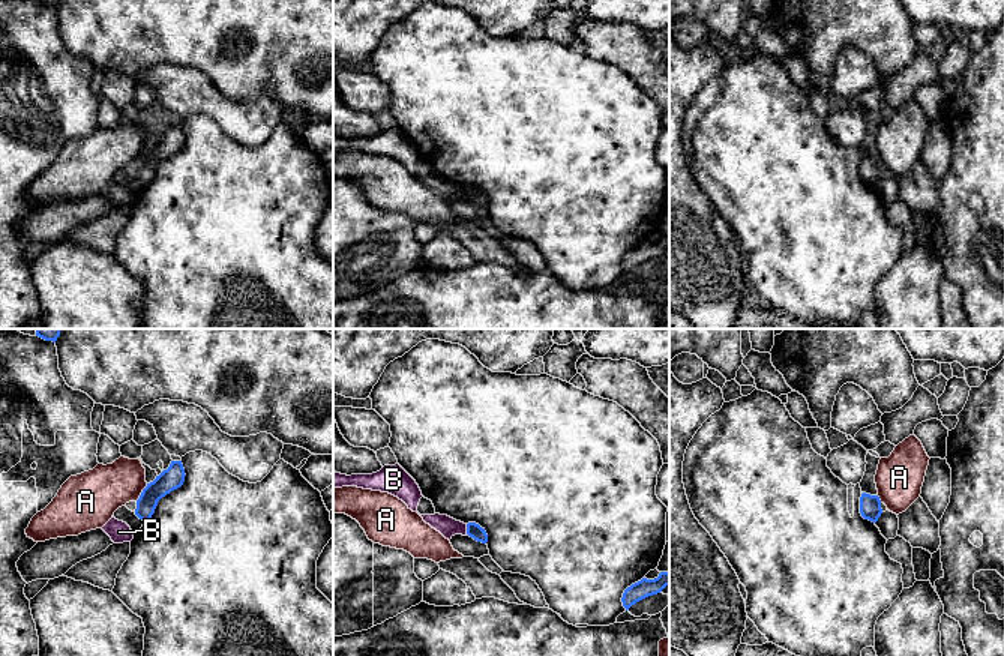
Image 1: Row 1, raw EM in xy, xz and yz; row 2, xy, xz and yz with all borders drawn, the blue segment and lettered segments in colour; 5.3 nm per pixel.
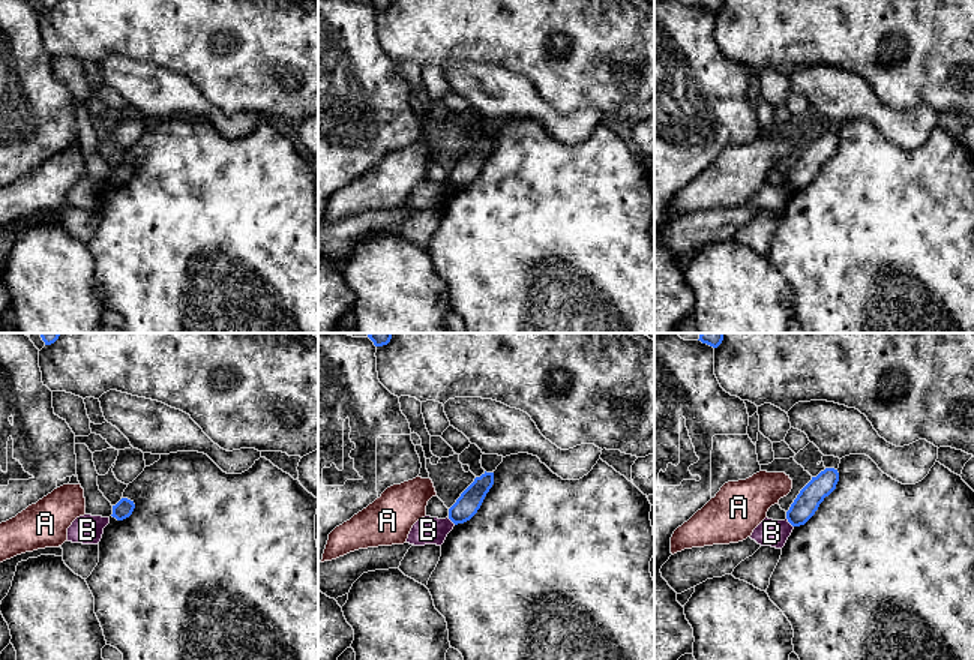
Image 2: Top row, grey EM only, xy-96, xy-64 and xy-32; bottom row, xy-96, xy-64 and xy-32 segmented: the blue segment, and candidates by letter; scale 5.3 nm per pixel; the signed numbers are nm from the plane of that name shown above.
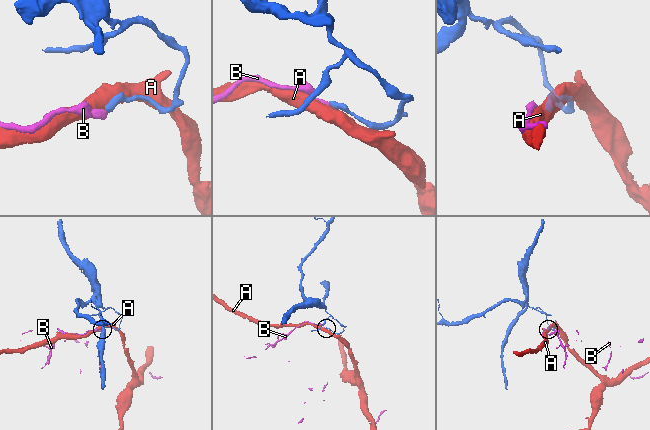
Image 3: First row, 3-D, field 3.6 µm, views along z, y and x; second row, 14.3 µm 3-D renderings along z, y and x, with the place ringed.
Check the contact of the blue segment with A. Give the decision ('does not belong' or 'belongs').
does not belong

